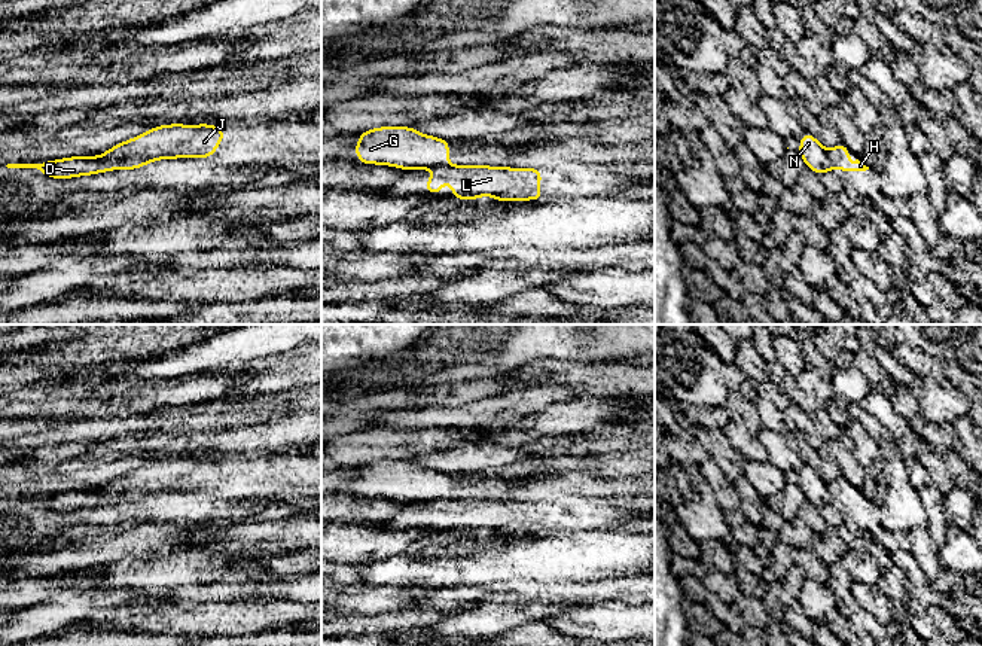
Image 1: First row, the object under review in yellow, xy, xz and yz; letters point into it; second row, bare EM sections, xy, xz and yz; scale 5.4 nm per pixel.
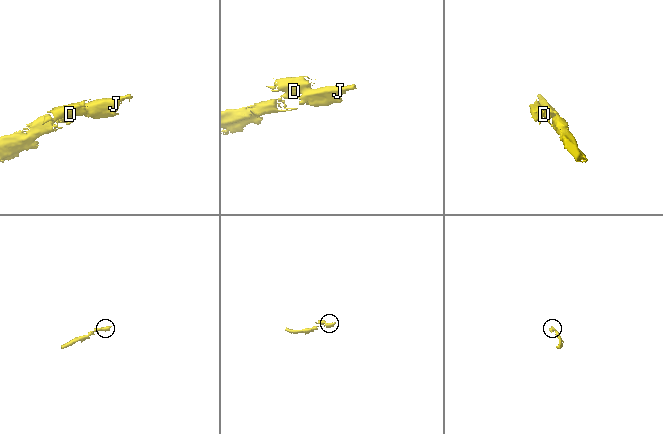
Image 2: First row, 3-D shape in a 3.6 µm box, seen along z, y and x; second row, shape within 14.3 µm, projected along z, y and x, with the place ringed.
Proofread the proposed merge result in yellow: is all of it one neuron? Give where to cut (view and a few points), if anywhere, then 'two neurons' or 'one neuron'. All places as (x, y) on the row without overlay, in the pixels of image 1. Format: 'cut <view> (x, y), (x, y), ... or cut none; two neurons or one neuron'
cut none; one neuron

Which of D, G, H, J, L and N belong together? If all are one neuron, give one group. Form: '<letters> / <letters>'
D G H J L N

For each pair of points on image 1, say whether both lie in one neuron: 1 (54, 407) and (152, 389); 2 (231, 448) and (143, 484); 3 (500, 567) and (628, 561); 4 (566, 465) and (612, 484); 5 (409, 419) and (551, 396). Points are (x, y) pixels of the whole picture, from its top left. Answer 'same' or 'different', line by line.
1: same
2: different
3: same
4: different
5: same

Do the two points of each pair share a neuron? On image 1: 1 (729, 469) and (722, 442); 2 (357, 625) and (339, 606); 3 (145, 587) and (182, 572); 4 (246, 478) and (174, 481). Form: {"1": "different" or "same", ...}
{"1": "same", "2": "different", "3": "same", "4": "same"}

